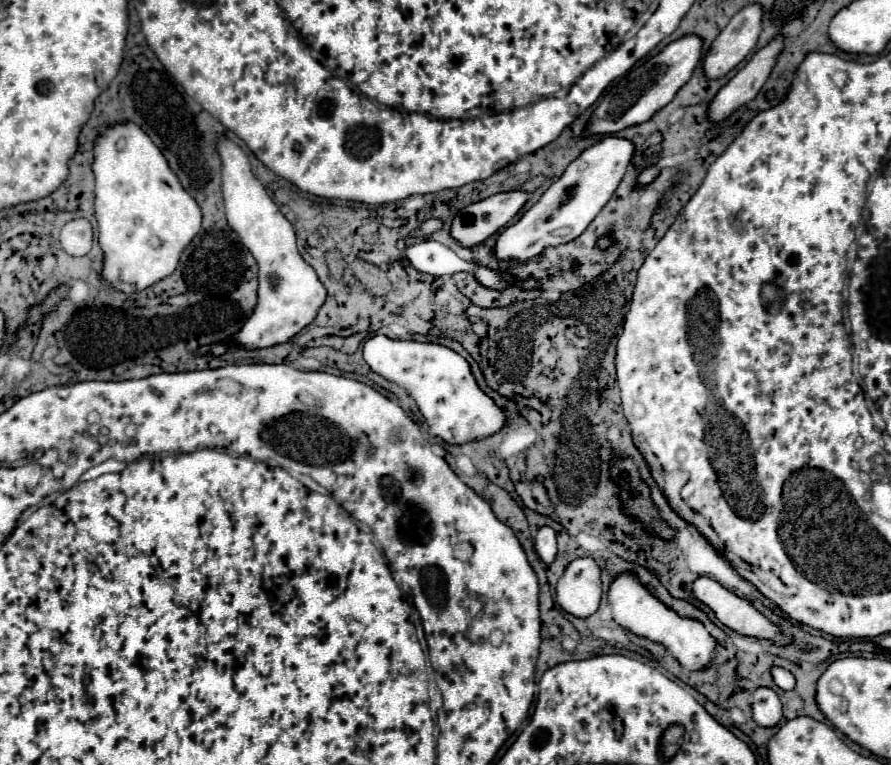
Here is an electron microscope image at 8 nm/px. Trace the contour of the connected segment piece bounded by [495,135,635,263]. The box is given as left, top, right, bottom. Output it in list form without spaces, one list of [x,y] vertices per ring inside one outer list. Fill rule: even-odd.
[[[605,135],[595,145],[587,147],[565,169],[565,173],[541,195],[541,199],[535,205],[517,223],[509,225],[497,237],[495,259],[527,263],[541,255],[543,249],[547,247],[557,247],[577,239],[615,193],[633,157],[633,151],[635,151],[633,141],[615,135]]]

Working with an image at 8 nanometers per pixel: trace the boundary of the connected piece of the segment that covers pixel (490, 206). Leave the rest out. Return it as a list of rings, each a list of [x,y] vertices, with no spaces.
[[[507,191],[473,203],[457,213],[451,225],[451,235],[465,247],[479,245],[505,227],[521,211],[527,199],[529,193],[525,191]]]

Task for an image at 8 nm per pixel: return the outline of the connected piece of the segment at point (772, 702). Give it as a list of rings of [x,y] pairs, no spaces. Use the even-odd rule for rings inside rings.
[[[759,687],[753,693],[753,719],[761,727],[775,727],[781,721],[781,701],[773,689]]]

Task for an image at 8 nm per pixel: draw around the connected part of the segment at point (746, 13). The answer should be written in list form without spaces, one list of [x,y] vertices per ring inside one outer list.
[[[759,3],[745,5],[729,21],[729,25],[713,41],[703,61],[703,69],[709,79],[723,77],[755,49],[761,33],[761,21],[763,21],[763,7]]]

